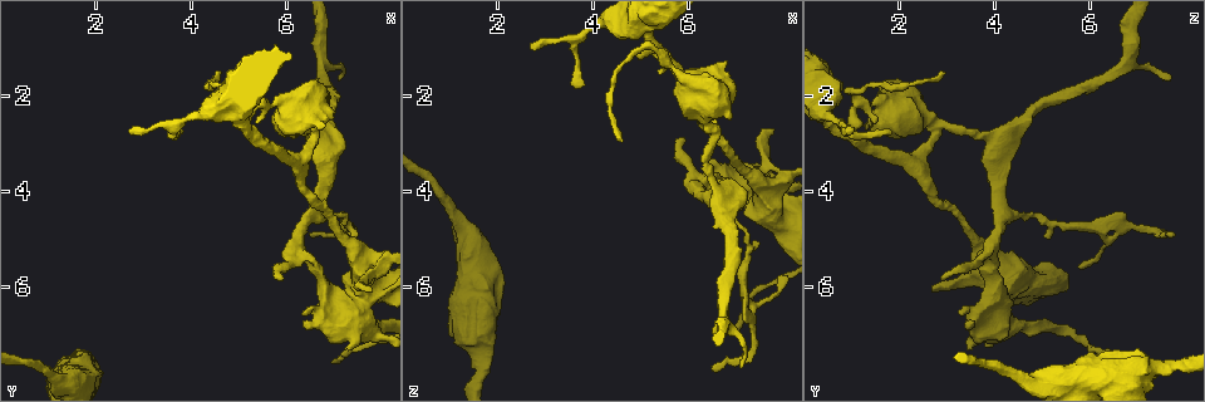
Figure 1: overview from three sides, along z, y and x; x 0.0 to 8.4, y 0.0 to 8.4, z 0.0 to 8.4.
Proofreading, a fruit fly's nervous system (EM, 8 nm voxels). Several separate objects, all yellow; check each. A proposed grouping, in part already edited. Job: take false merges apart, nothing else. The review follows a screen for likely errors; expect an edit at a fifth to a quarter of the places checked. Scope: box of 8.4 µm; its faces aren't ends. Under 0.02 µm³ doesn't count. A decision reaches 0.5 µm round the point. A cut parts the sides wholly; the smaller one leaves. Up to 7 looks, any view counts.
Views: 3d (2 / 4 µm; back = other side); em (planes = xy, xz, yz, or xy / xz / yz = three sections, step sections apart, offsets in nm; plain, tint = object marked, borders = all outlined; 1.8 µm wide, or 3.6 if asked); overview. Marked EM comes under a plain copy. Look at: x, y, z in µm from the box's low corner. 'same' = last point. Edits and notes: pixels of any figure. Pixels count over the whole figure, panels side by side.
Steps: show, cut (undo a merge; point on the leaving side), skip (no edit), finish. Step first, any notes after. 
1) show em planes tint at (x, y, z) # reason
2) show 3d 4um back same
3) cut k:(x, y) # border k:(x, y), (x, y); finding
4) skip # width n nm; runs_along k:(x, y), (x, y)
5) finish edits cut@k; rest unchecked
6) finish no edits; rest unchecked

show 3d 2um at (6.40, 5.40, 3.70)

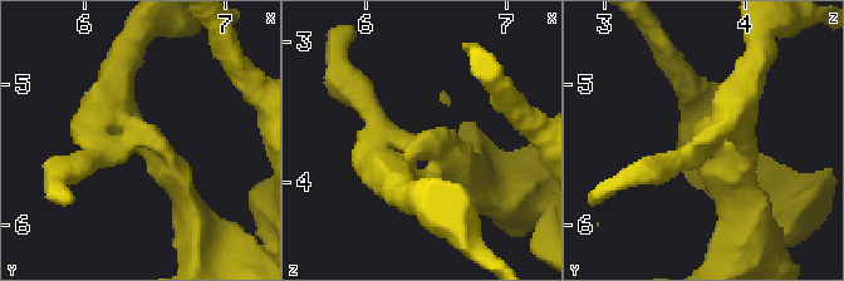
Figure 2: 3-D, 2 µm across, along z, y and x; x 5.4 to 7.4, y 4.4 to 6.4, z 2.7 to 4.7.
show em xy step 16 tint at (6.46, 5.42, 3.72)

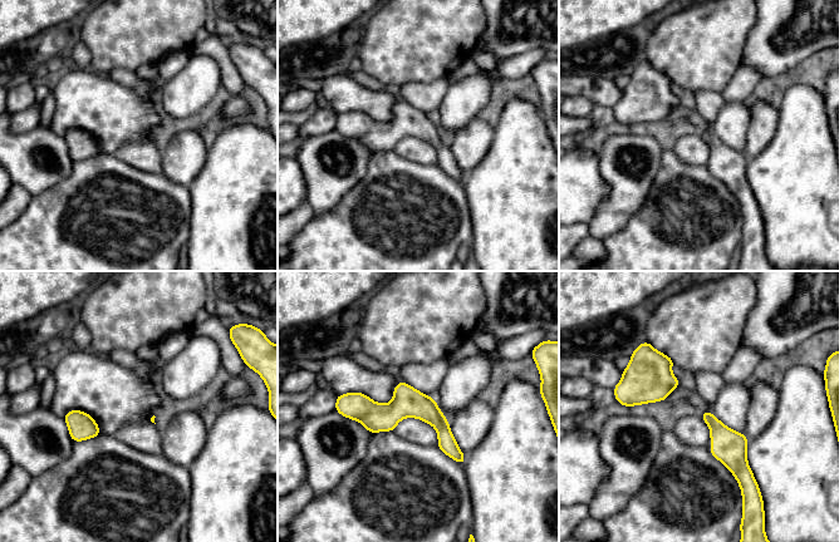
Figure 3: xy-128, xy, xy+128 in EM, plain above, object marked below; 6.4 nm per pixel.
show em planes borders same

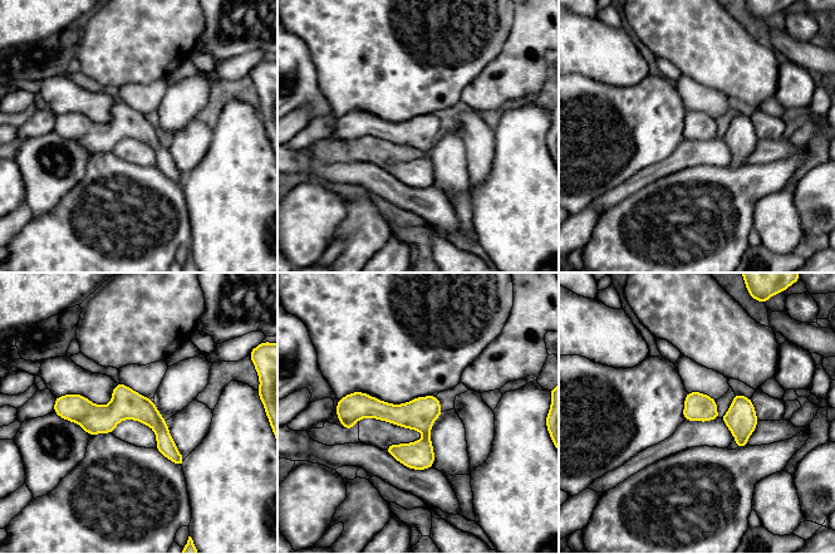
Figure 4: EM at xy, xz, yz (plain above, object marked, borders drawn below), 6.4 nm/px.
skip # width 180 nm; one neuron here

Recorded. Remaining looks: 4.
show 3d 2um at (6.60, 2.70, 2.75)

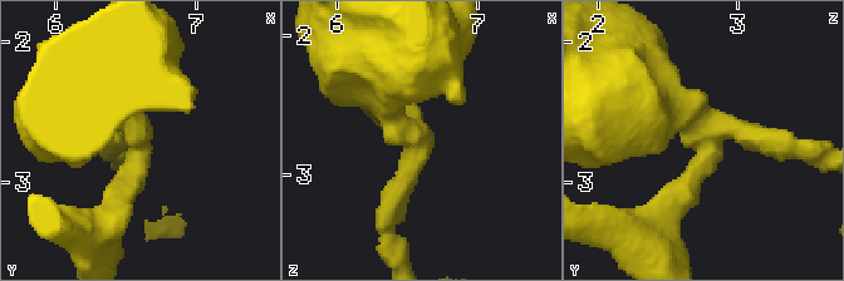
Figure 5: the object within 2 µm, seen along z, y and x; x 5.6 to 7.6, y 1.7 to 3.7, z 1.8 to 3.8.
show em yz step 4 tint at (6.54, 2.72, 2.76)

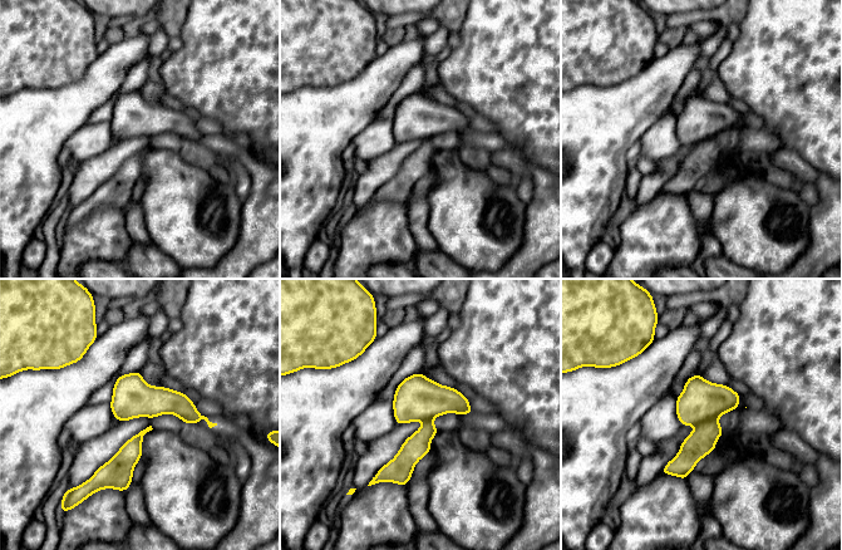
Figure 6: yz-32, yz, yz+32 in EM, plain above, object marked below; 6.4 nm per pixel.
show em planes tint same

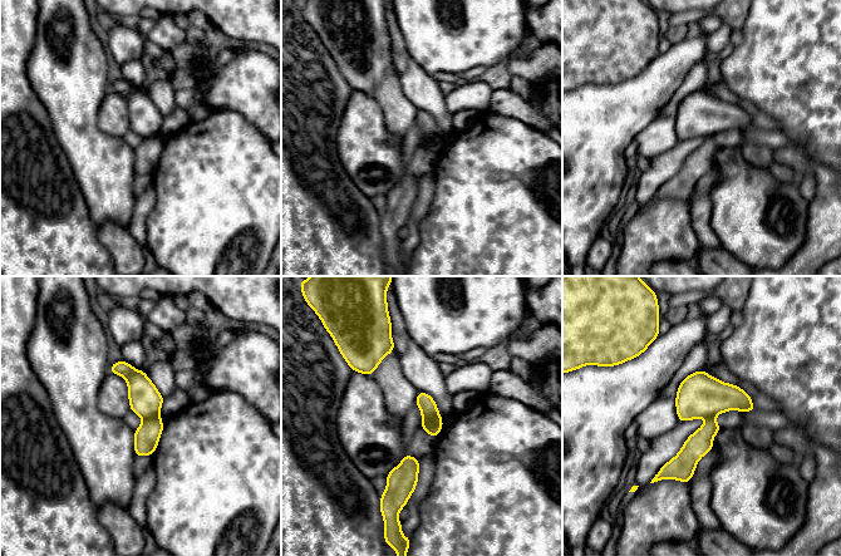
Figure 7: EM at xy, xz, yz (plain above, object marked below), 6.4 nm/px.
cut 7:(433, 427) # width 140 nm; border 7:(438, 414), (421, 427); a second neuron is stuck on

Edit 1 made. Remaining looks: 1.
show em 3.6um planes borders at (1.70, 7.70, 7.30) # calibre changes

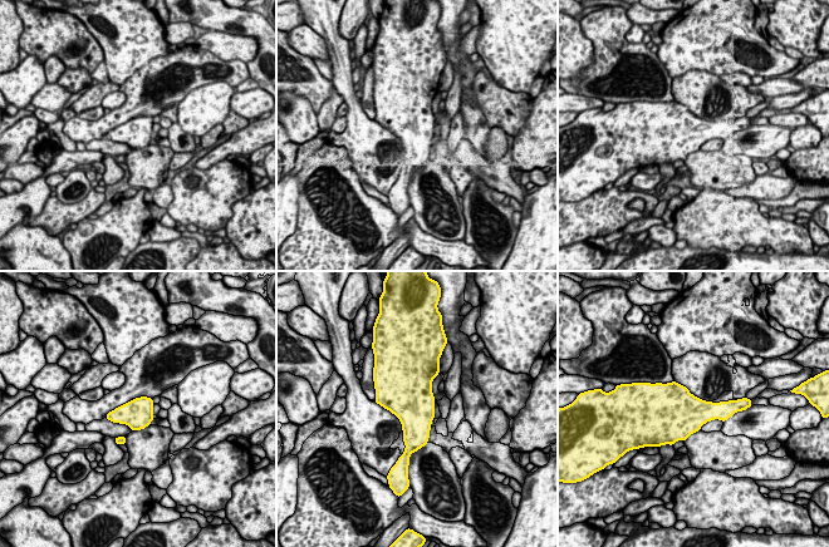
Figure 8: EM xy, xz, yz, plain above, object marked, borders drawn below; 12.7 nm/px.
skip # width 380 nm; all the same neuron

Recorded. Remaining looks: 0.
finish edits cut@7; rest unchecked

